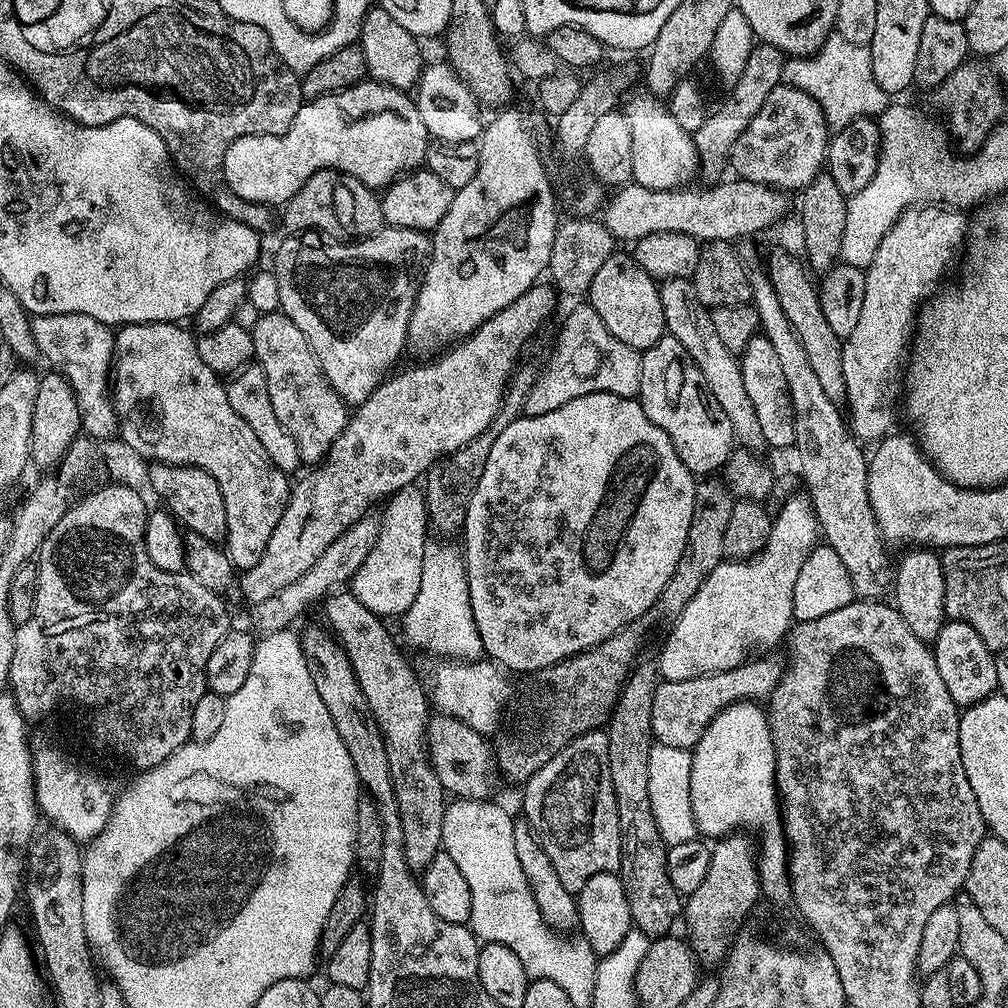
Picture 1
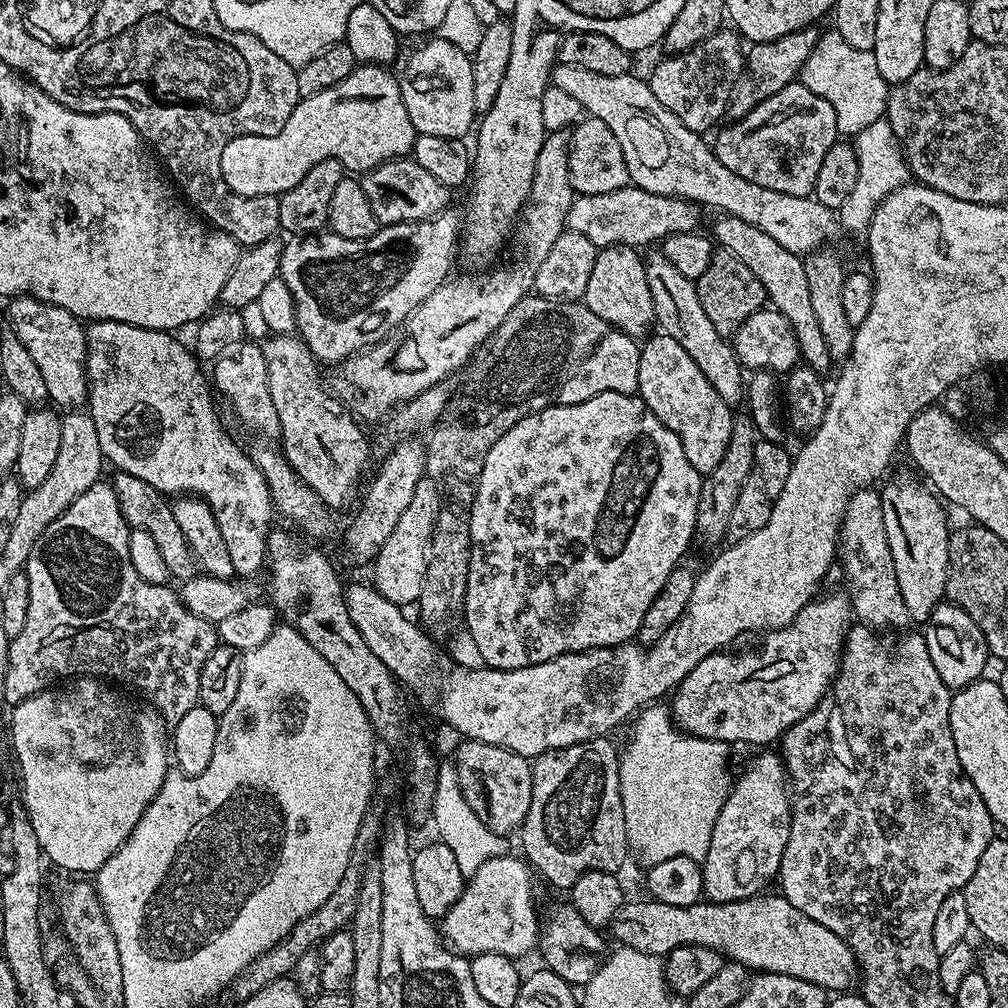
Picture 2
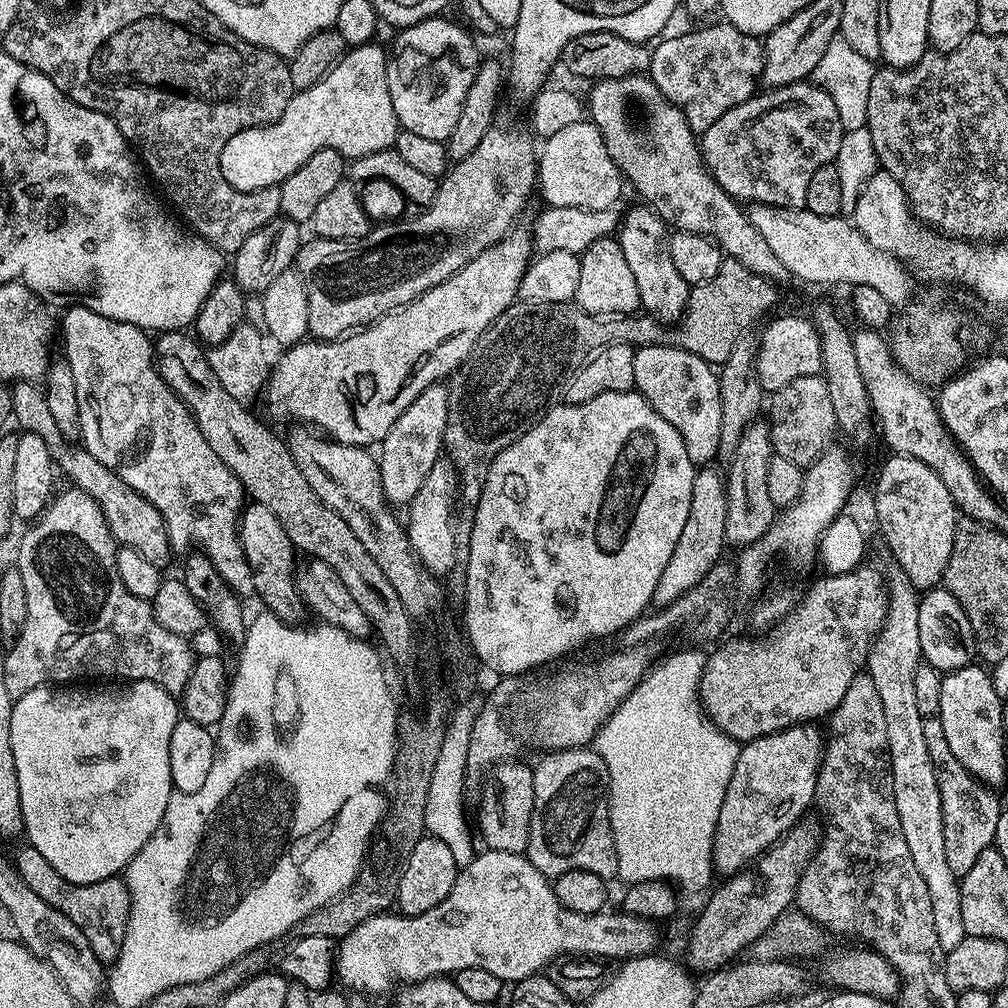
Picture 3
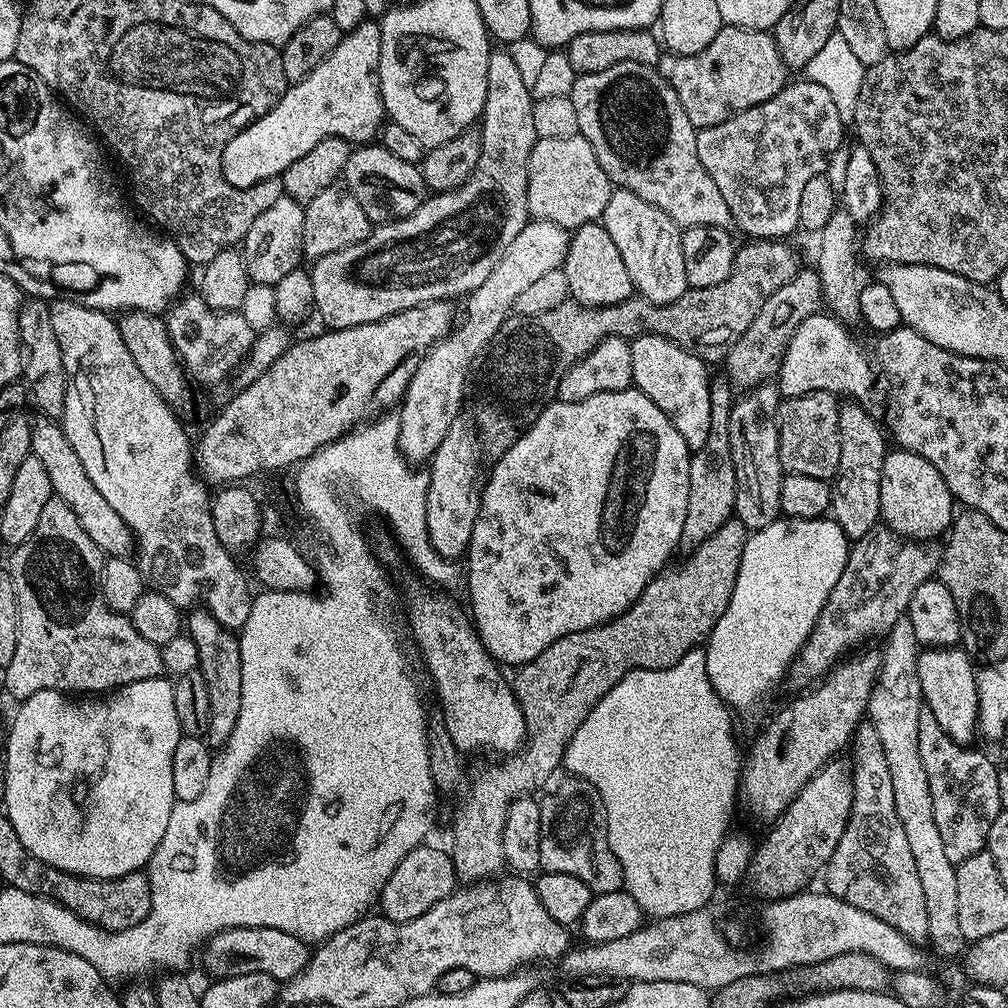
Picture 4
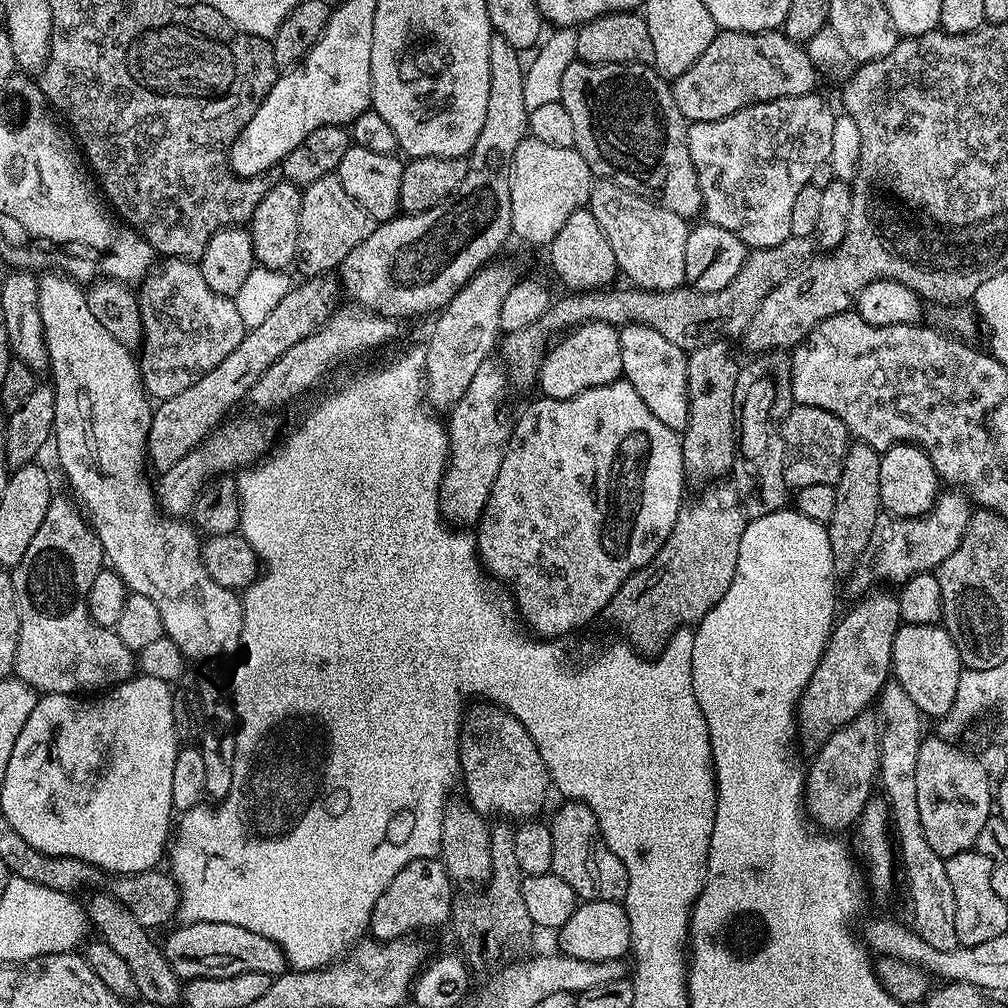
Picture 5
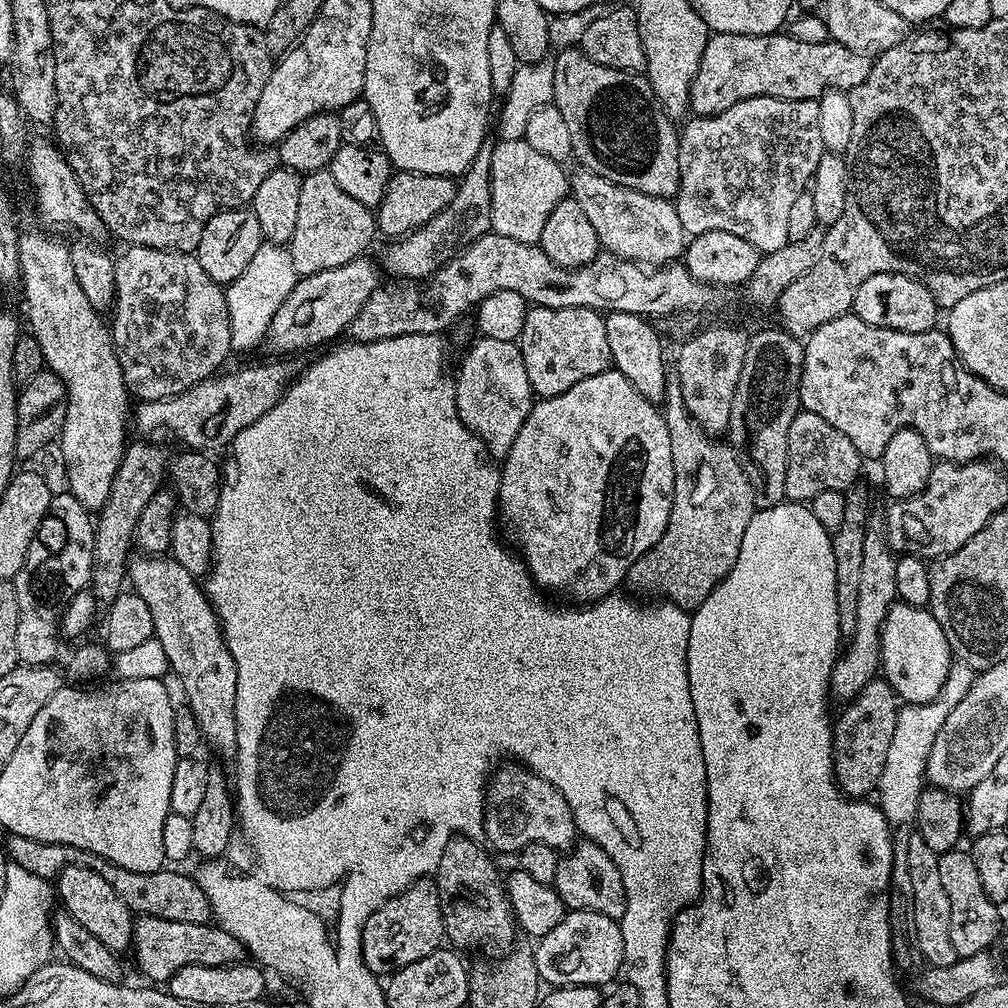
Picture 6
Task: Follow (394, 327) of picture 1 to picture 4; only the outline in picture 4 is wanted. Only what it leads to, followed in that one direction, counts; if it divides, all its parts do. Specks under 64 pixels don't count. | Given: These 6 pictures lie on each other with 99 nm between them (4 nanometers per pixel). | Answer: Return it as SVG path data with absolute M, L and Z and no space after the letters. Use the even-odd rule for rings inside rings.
M496 46L488 53L488 65L486 66L486 102L484 103L484 115L478 121L480 137L482 138L482 154L478 154L478 166L474 166L474 170L470 174L470 178L466 178L466 182L462 182L462 186L452 188L448 192L437 192L429 195L422 206L418 206L418 210L412 216L401 216L399 218L389 219L389 224L373 227L372 233L362 242L358 242L354 246L346 246L342 250L334 250L334 254L326 254L322 258L318 258L311 265L310 275L313 282L313 302L315 315L318 314L325 320L329 329L349 328L350 326L362 326L370 322L378 322L387 316L398 314L402 310L410 310L419 304L425 304L431 300L452 300L456 296L463 297L465 294L473 292L478 286L482 286L482 282L486 282L486 278L490 278L490 270L494 270L494 266L498 262L498 258L502 258L502 250L506 250L506 246L510 246L510 242L514 242L514 237L518 235L518 230L522 230L522 226L527 224L530 217L528 215L528 203L526 202L526 186L528 185L528 163L530 162L530 154L534 150L538 139L534 130L534 97L529 81L524 80L524 72L520 69L520 64L511 56L509 49L504 46Z

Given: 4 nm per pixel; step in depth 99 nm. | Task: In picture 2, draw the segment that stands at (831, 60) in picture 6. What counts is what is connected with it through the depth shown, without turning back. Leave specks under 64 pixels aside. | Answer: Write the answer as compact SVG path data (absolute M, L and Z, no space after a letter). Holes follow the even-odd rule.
M721 30L710 34L710 38L698 42L698 46L690 50L663 58L665 60L653 66L652 76L647 77L650 90L654 90L654 98L658 98L658 102L662 102L662 106L666 106L666 110L686 126L686 130L708 134L720 119L725 119L732 91L744 73L746 48L740 33Z

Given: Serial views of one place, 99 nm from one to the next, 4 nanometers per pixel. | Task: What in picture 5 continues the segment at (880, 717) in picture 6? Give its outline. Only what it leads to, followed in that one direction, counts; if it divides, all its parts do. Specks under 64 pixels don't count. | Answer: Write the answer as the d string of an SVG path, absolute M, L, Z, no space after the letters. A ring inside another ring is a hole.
M865 710L856 720L842 726L824 744L819 745L816 757L806 768L806 791L804 808L813 825L824 830L851 829L864 812L868 801L873 799L872 787L877 787L880 774L880 726L871 711Z

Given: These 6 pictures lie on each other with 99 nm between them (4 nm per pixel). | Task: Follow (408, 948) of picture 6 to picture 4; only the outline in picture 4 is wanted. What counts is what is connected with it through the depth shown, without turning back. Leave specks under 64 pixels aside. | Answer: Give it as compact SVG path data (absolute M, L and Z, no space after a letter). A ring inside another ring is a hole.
M421 846L410 850L410 854L406 854L406 858L398 862L394 874L390 874L390 878L384 883L384 889L378 897L378 908L380 904L379 911L387 920L393 920L399 924L410 922L426 914L426 910L430 910L435 904L442 902L442 898L456 891L458 868L452 863L451 855L445 849L443 852L440 848L428 847Z

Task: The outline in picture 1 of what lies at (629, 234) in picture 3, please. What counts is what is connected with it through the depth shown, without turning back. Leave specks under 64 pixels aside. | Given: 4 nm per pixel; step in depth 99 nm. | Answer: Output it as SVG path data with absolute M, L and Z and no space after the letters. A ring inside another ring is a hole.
M679 276L673 280L665 280L660 284L660 297L662 298L662 314L667 335L674 337L694 358L698 370L702 370L702 378L706 378L706 386L710 386L710 394L718 398L718 406L726 418L732 423L732 435L743 447L749 450L760 450L765 447L762 438L762 426L750 397L746 395L746 386L742 382L742 370L737 353L726 350L726 346L714 331L714 322L709 309L700 303L691 279Z

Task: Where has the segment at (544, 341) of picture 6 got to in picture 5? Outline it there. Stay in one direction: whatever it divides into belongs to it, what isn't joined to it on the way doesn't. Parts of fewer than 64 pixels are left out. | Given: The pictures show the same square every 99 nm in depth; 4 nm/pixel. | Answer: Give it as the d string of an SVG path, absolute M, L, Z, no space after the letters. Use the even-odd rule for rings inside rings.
M606 322L580 324L561 335L544 354L538 388L549 400L574 398L591 388L613 384L623 377L622 346L617 325Z

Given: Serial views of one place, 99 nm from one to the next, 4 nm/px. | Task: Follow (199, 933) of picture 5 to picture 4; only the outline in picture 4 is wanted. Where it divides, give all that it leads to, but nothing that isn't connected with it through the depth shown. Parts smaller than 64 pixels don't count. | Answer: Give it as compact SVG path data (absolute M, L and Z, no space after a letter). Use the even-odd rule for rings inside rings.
M228 928L209 936L203 945L204 968L212 978L238 974L270 974L278 982L294 979L308 965L310 948L294 934L273 928Z

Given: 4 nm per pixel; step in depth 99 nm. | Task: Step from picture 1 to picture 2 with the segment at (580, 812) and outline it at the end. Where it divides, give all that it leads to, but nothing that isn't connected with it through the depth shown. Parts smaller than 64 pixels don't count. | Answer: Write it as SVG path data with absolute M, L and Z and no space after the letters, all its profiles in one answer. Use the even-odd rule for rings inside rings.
M599 736L574 746L543 752L532 764L532 797L530 810L518 837L524 843L523 855L537 873L540 872L556 888L571 889L582 874L587 872L615 872L630 860L626 818L620 793L620 758L611 739Z

